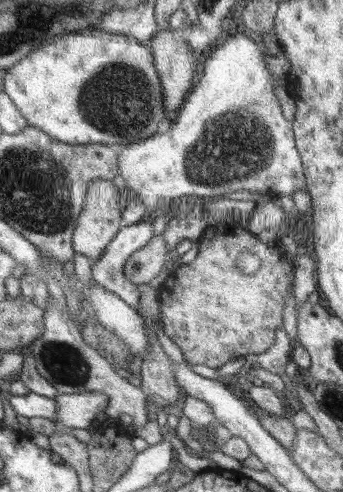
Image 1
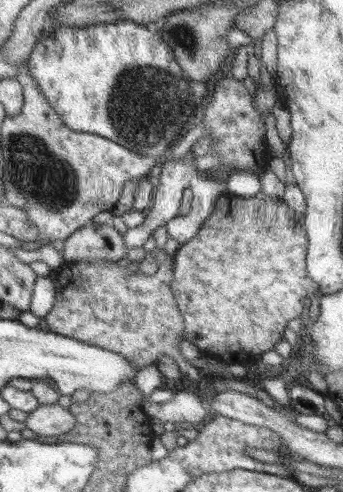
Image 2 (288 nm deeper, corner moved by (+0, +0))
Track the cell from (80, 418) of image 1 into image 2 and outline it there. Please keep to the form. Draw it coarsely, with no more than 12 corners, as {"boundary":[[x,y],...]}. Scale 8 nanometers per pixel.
{"boundary":[[59,404],[37,406],[23,420],[25,430],[53,438],[71,430],[77,418]]}

